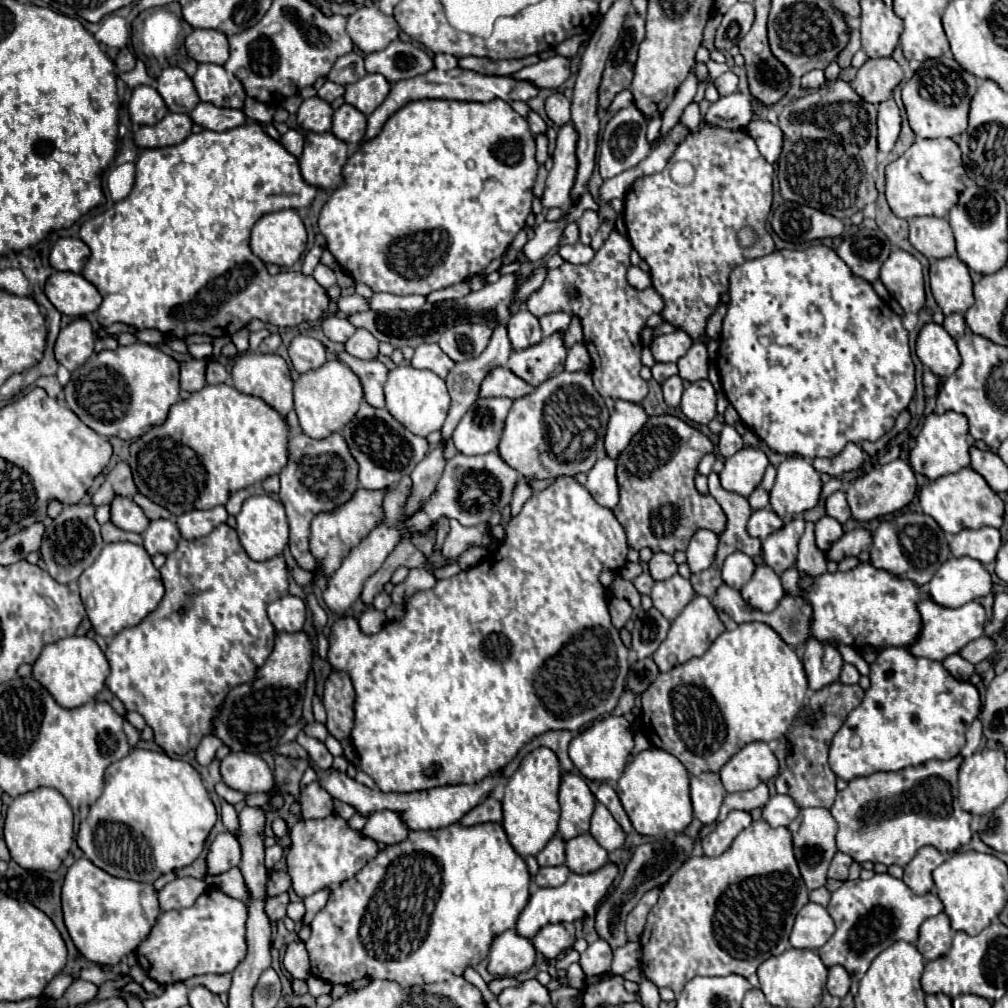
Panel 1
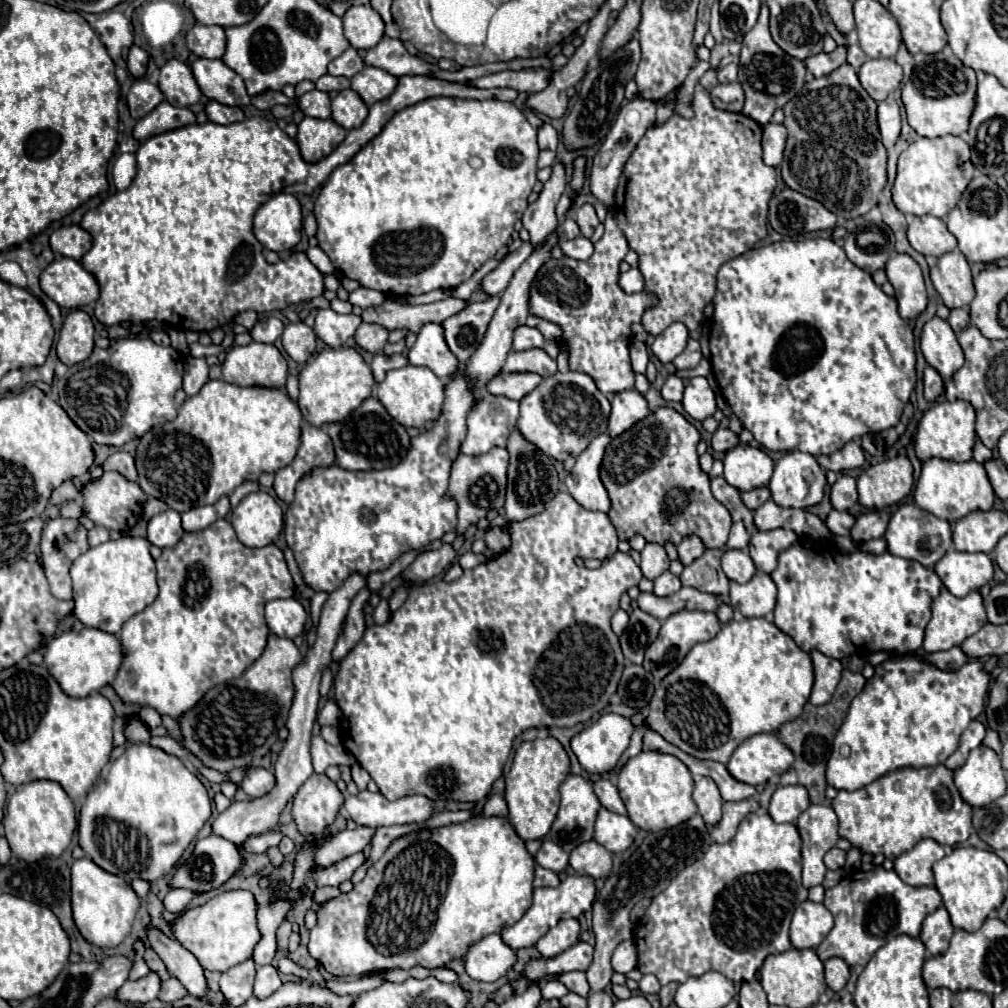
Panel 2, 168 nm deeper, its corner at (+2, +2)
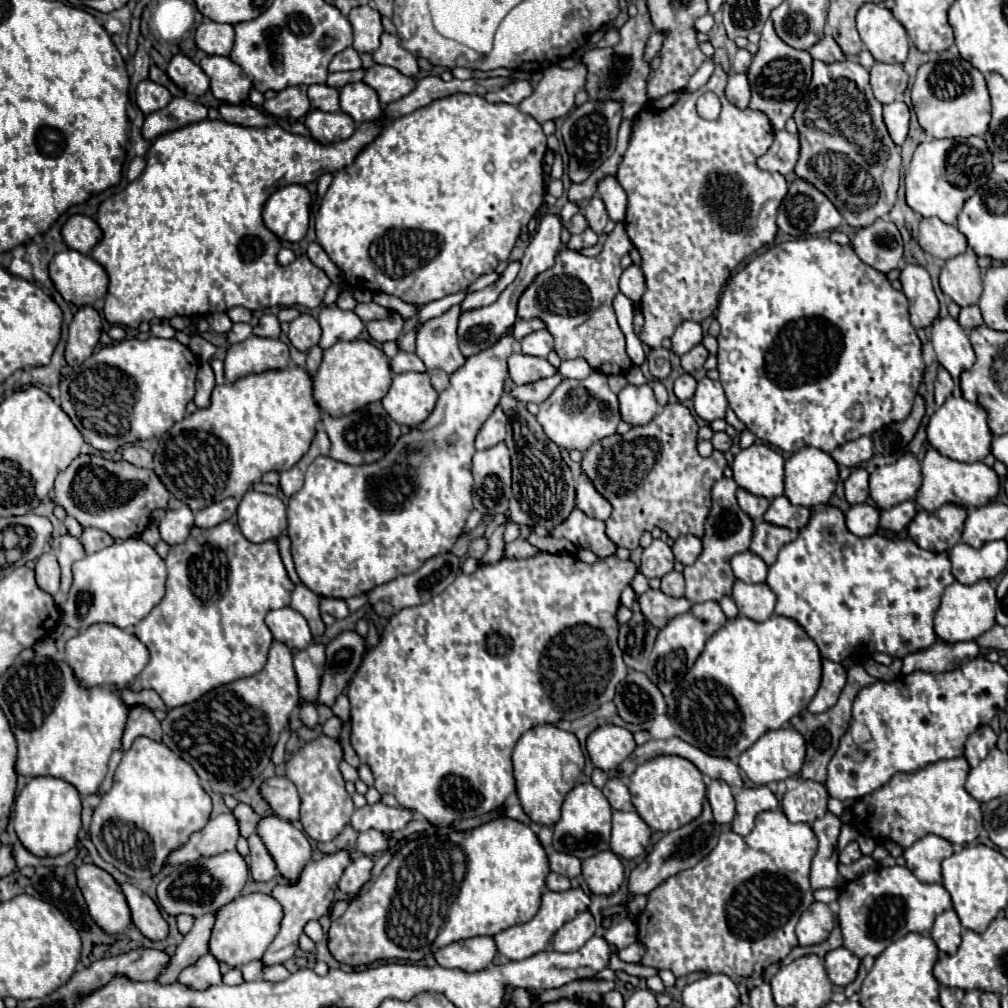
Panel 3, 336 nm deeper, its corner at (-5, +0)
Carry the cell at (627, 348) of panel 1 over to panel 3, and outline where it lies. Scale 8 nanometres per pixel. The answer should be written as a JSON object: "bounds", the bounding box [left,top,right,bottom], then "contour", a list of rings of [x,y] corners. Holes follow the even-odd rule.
{"bounds":[518,222,634,376],"contour":[[[622,222],[614,226],[598,256],[584,256],[580,252],[564,248],[562,252],[556,254],[556,264],[550,270],[538,274],[520,296],[518,318],[544,320],[548,332],[554,338],[554,350],[562,360],[584,358],[592,370],[604,372],[608,376],[618,376],[620,372],[626,372],[632,366],[632,362],[626,354],[626,338],[618,328],[612,300],[620,292],[618,290],[618,280],[622,276],[620,260],[632,248],[634,246]],[[614,350],[618,350],[618,366],[606,366]]]}

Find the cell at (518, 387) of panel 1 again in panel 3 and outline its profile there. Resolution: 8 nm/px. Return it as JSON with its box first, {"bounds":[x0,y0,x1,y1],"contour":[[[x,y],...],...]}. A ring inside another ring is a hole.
{"bounds":[512,374,560,404],"contour":[[[554,374],[550,378],[542,378],[538,382],[530,382],[530,384],[522,384],[522,386],[514,386],[512,388],[512,398],[518,398],[520,402],[534,402],[534,404],[540,404],[544,402],[552,390],[560,384],[560,376]]]}

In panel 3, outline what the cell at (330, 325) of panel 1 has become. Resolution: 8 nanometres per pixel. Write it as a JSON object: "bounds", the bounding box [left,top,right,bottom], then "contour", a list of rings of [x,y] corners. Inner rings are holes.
{"bounds":[318,306,364,350],"contour":[[[324,306],[318,322],[322,328],[322,338],[318,346],[322,350],[328,350],[336,342],[356,340],[364,330],[364,322],[352,310],[340,310],[338,306]]]}

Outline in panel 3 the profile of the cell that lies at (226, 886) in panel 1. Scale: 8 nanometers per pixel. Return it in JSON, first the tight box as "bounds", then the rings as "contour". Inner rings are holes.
{"bounds":[242,960,264,982],"contour":[[[254,960],[254,962],[246,964],[246,966],[242,966],[244,980],[246,980],[246,982],[254,982],[254,980],[258,980],[258,978],[260,978],[260,974],[262,974],[262,970],[264,970],[262,960]]]}

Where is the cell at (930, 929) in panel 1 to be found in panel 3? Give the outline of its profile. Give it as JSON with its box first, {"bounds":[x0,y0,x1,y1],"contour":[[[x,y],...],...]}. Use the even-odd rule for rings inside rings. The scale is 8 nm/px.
{"bounds":[930,910,962,954],"contour":[[[954,910],[942,912],[934,920],[934,926],[930,932],[938,950],[942,950],[946,954],[956,954],[956,950],[960,946],[960,934],[962,934],[962,926],[960,926],[958,914]]]}

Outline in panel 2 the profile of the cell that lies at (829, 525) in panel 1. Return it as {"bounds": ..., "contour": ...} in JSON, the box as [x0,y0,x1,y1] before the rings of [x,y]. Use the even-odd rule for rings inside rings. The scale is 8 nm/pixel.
{"bounds":[825,510,855,536],"contour":[[[831,510],[825,524],[833,534],[849,536],[849,532],[851,532],[851,528],[855,524],[855,516],[851,516],[847,510]]]}

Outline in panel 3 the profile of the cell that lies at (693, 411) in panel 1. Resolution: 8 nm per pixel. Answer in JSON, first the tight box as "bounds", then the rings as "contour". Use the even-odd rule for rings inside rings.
{"bounds":[694,376,728,422],"contour":[[[704,376],[698,382],[696,394],[694,394],[694,410],[696,410],[696,414],[702,420],[712,422],[716,418],[724,418],[726,408],[728,408],[728,402],[726,402],[722,384],[710,380],[708,376]]]}

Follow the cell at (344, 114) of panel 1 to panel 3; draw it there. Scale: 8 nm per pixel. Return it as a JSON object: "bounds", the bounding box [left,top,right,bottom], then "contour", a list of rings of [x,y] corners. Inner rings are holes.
{"bounds":[340,82,382,124],"contour":[[[352,82],[340,90],[340,110],[360,124],[366,120],[376,120],[382,114],[382,104],[370,86],[364,82]]]}

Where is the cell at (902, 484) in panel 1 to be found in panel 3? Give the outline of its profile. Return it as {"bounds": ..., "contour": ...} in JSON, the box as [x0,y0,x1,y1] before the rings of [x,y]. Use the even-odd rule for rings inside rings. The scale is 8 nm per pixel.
{"bounds":[870,454,920,510],"contour":[[[906,454],[898,462],[880,466],[870,474],[870,496],[878,508],[888,510],[914,498],[920,482],[920,462],[914,454]]]}

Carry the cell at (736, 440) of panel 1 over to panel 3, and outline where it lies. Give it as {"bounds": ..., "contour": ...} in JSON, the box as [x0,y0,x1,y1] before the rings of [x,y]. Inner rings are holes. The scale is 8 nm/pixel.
{"bounds":[712,432,732,452],"contour":[[[716,432],[716,434],[712,436],[712,446],[714,446],[716,450],[720,450],[720,452],[726,452],[726,450],[730,450],[730,446],[732,446],[732,438],[730,438],[726,432]]]}

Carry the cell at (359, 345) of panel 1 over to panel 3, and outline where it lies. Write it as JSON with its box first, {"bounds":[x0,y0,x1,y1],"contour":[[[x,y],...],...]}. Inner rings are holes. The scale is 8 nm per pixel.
{"bounds":[366,312,404,344],"contour":[[[390,312],[388,318],[372,320],[366,324],[370,338],[374,338],[380,344],[384,344],[388,340],[398,340],[398,336],[402,334],[402,328],[404,328],[404,320],[398,312]]]}

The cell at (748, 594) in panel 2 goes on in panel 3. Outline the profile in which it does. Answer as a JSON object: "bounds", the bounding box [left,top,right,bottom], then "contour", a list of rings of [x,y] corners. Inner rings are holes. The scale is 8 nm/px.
{"bounds":[732,580,776,622],"contour":[[[736,580],[732,598],[740,614],[754,622],[764,622],[774,614],[776,594],[766,584],[746,584],[742,580]]]}

